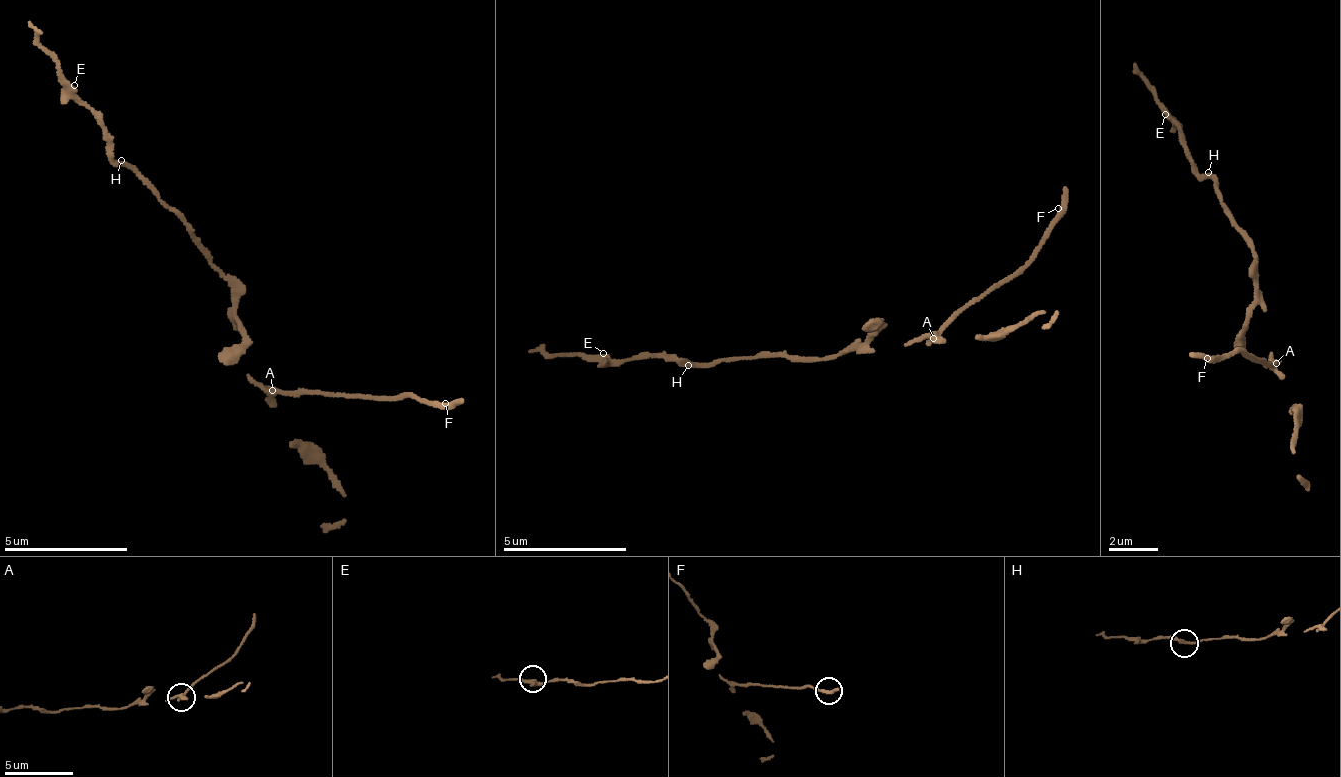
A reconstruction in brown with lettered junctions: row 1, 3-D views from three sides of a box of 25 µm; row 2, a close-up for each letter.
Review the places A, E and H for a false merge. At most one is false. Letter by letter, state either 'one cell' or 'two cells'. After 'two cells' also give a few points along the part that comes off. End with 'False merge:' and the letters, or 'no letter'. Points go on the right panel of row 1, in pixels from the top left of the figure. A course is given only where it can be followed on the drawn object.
A: two cells; course (1275, 364), (1237, 352), (1187, 355)
E: one cell
H: one cell
False merge: A

